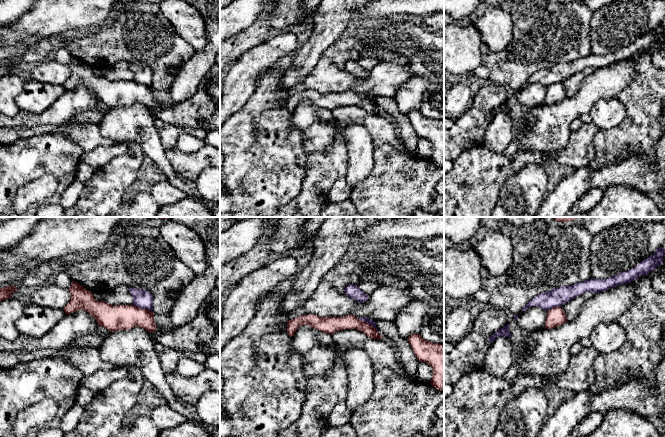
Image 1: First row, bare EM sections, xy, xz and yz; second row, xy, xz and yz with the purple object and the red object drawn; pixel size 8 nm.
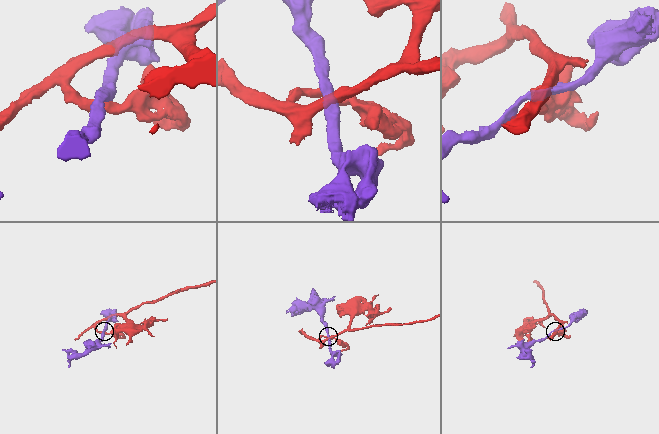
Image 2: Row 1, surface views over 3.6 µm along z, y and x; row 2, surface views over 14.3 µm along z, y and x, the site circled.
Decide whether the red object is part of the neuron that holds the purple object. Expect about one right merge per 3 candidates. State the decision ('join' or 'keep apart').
keep apart

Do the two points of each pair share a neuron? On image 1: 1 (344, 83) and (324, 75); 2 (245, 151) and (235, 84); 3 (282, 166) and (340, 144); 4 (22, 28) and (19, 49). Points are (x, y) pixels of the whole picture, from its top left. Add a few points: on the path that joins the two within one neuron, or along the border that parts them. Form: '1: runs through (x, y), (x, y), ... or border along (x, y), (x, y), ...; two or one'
1: runs through (339, 80), (329, 78); one
2: border along (253, 92), (246, 103), (230, 117); two
3: border along (307, 153), (306, 170), (303, 180); two
4: border along (10, 44), (21, 42), (30, 47); two

